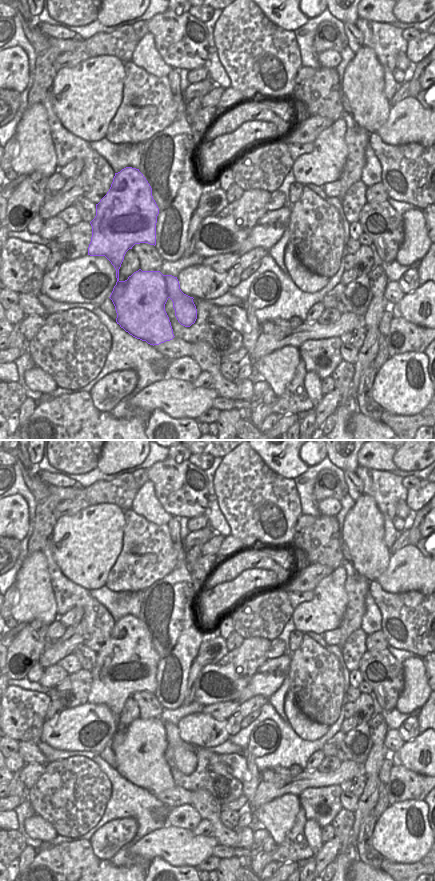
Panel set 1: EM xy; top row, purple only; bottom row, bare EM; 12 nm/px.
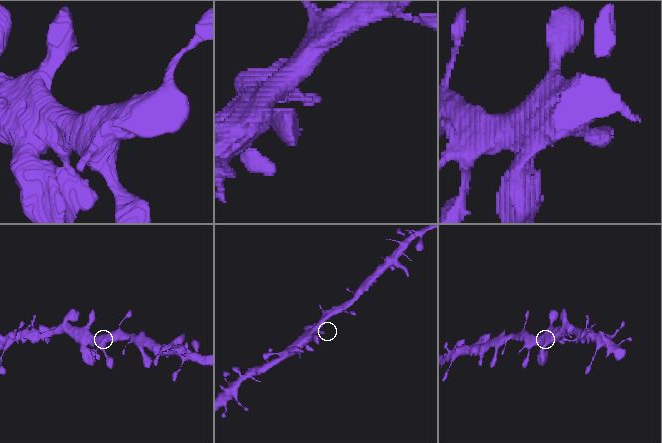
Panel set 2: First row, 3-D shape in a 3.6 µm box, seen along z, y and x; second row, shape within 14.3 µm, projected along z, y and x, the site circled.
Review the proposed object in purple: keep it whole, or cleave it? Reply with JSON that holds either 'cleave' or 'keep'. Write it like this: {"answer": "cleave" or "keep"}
{"answer": "keep"}

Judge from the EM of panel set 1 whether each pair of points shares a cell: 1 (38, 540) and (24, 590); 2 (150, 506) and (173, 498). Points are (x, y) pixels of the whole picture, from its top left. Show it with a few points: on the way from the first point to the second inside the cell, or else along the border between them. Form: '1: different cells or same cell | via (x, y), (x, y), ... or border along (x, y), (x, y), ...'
1: different cells | border along (41, 551), (35, 551), (28, 555)
2: different cells | border along (150, 481), (160, 505), (172, 515)

